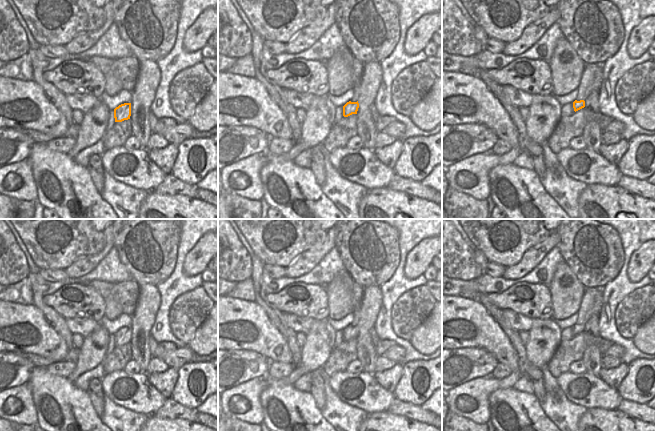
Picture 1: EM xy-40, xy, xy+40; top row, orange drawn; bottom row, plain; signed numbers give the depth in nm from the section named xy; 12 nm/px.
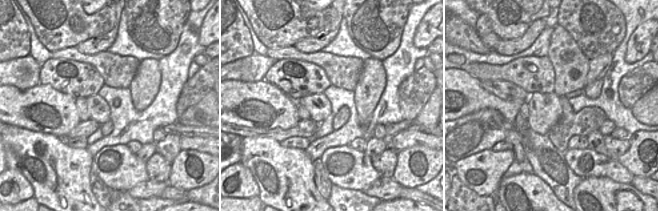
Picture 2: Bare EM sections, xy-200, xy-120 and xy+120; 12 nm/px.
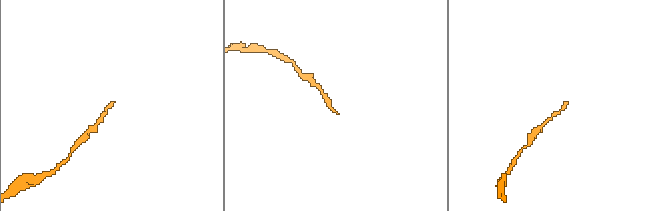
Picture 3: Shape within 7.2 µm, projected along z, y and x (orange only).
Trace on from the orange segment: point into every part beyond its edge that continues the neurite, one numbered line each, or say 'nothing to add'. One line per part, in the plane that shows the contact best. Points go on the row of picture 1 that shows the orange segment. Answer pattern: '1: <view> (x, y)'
1: xy+40 (585, 88).

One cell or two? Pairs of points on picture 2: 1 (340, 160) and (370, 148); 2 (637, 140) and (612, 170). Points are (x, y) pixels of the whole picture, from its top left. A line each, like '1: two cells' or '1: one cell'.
1: two cells
2: two cells

